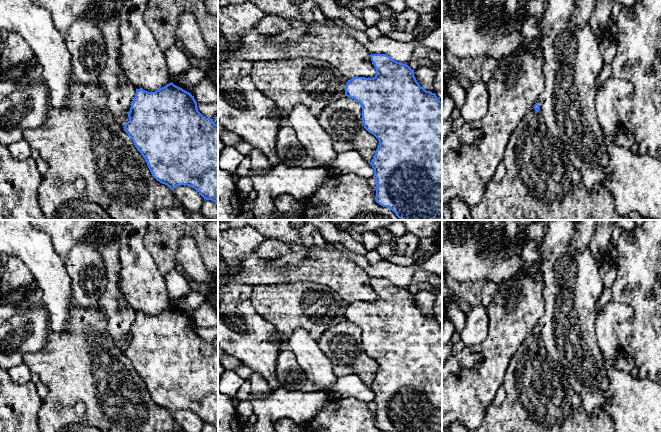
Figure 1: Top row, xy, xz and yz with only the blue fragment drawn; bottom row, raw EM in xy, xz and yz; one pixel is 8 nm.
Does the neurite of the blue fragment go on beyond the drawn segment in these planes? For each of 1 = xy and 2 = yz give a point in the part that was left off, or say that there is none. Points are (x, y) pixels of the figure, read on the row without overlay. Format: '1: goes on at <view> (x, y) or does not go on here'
1: does not go on here
2: does not go on here

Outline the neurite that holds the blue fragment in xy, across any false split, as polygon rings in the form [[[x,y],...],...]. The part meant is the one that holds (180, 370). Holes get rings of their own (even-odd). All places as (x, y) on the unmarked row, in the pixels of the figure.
[[[172,306],[155,316],[136,313],[127,338],[129,345],[124,349],[124,355],[145,383],[152,400],[171,414],[181,409],[190,410],[204,424],[212,424],[218,430],[218,349],[198,335],[194,320]]]

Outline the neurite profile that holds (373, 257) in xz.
[[[377,250],[367,251],[365,258],[371,265],[374,265],[382,260]]]

